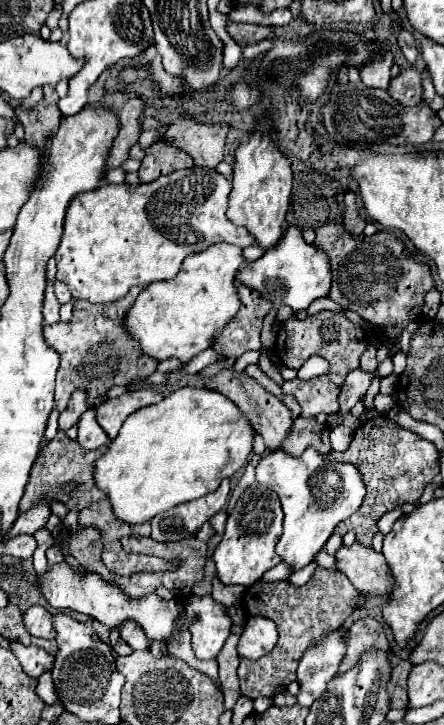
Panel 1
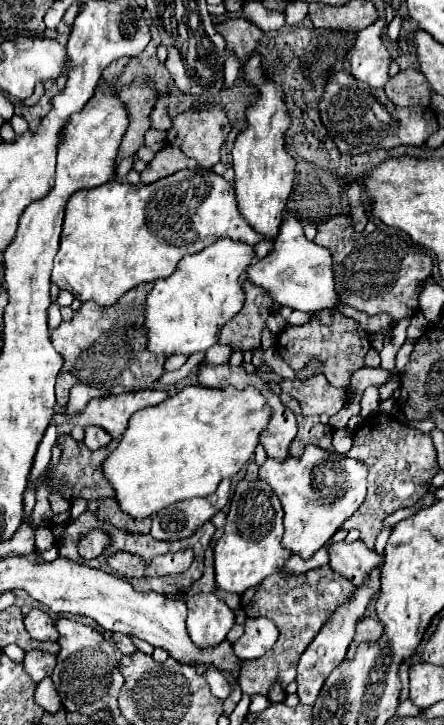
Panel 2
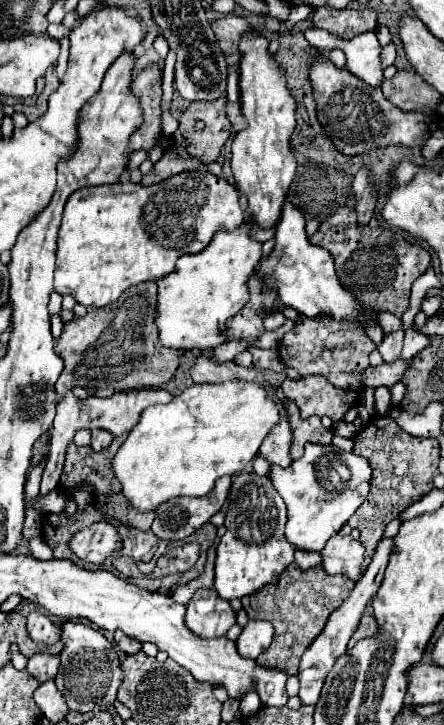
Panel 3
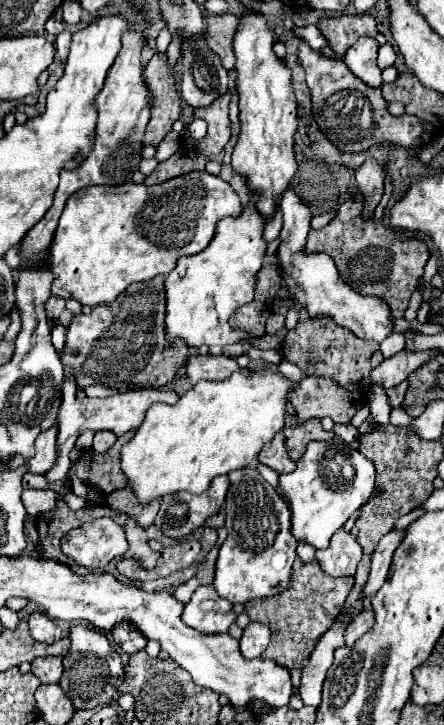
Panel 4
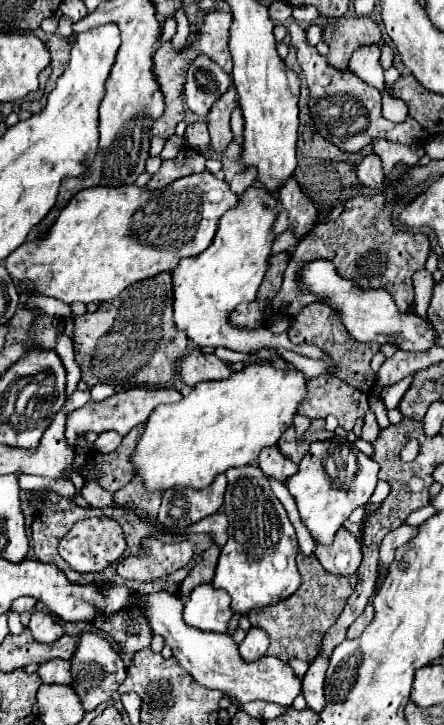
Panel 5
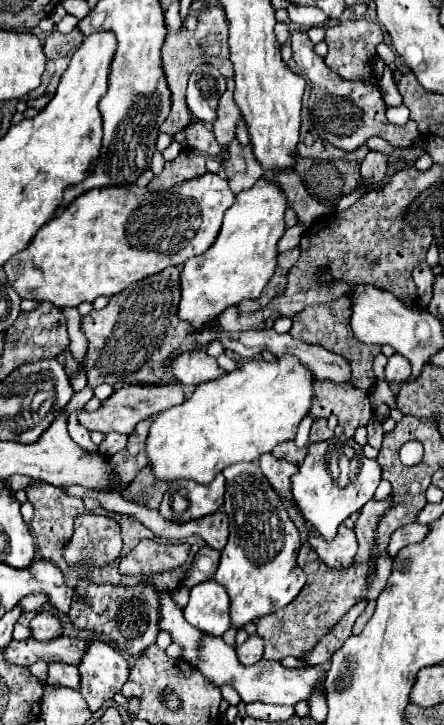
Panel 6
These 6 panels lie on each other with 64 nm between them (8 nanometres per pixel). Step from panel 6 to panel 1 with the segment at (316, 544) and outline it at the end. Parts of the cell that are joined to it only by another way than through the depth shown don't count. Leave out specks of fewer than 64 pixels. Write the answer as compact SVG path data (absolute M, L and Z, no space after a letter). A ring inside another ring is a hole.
M352 544L342 546L336 552L338 570L348 576L348 580L364 596L388 598L394 590L394 578L388 568L386 558L372 548Z

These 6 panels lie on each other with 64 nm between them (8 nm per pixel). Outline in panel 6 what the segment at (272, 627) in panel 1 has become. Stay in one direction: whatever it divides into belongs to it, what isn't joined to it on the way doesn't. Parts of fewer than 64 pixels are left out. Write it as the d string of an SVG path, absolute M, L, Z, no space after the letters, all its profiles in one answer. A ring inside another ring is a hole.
M258 634L250 636L244 644L240 644L236 648L236 652L238 652L238 660L244 666L256 664L262 658L262 654L264 654L264 640L262 640L262 636L258 636Z

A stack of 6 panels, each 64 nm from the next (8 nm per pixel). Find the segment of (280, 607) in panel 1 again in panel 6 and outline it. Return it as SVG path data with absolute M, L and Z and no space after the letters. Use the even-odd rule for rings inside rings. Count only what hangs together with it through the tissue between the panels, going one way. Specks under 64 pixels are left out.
M390 496L382 502L370 500L362 510L360 510L360 518L356 520L354 532L356 538L360 542L360 550L356 554L356 564L352 568L344 568L344 570L332 570L326 568L320 558L316 556L316 552L304 544L298 552L298 564L300 568L306 572L308 580L304 584L304 588L300 590L300 594L296 596L296 600L292 600L288 606L284 606L280 612L272 612L266 614L262 618L258 618L254 624L258 628L258 634L264 638L266 642L266 650L264 650L264 658L266 660L284 660L286 656L296 656L296 658L304 658L318 642L324 634L328 634L328 630L344 616L344 612L356 604L358 600L376 600L378 594L382 592L390 570L392 570L392 558L386 552L376 554L376 578L372 584L366 584L366 568L368 568L368 558L372 554L372 544L374 544L374 530L376 524L380 520L380 516L388 510L390 506Z

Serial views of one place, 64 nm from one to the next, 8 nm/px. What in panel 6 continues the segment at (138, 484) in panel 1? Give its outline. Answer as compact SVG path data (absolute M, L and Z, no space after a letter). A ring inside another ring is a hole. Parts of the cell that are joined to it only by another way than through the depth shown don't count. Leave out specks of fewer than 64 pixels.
M294 356L278 358L276 362L248 360L238 366L238 370L196 386L194 394L178 406L160 412L150 426L146 438L146 458L154 478L162 482L174 480L194 480L198 484L210 484L216 474L226 466L238 462L258 460L264 452L272 452L276 444L284 440L294 440L300 420L308 414L312 402L312 374Z

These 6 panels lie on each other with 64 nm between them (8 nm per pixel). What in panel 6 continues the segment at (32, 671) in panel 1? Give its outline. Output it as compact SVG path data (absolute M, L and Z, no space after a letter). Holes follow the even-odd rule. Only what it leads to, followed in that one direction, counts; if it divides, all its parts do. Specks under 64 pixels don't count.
M52 662L48 664L48 678L46 684L50 686L68 686L68 688L78 688L78 674L76 674L76 666L72 664L64 664L64 662Z

